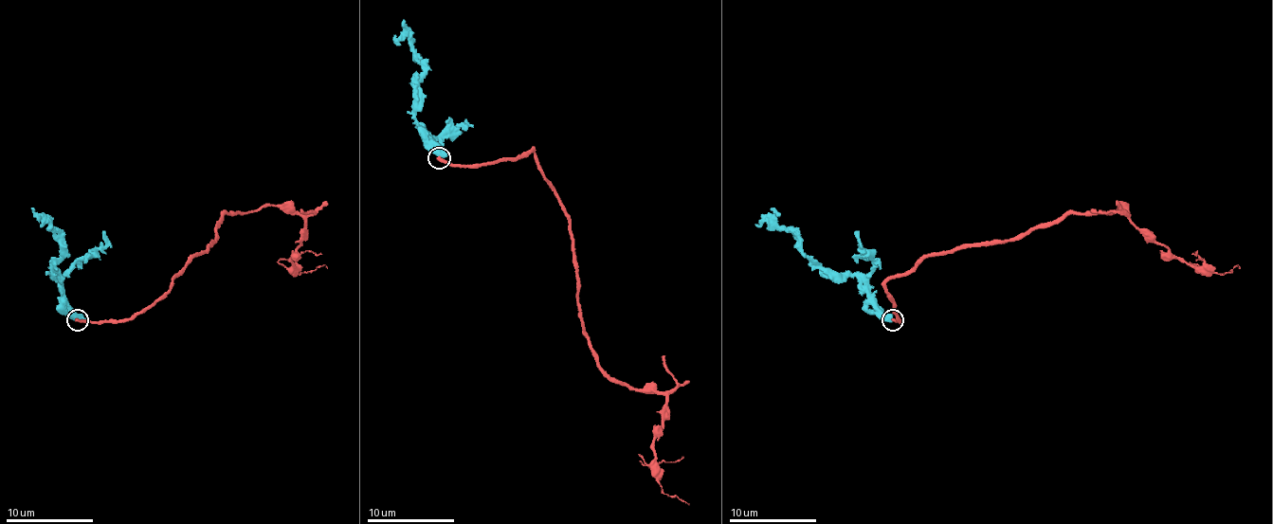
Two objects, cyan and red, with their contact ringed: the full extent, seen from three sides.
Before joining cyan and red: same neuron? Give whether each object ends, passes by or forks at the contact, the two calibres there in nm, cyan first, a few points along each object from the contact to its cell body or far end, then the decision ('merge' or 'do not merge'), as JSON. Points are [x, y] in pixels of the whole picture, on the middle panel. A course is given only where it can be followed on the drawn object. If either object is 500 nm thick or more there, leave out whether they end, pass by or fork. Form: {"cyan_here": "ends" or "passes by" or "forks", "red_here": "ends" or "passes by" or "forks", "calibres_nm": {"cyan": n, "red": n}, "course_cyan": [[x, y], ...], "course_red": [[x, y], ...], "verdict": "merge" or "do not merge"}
{"calibres_nm": {"cyan": 750, "red": 320}, "course_cyan": [[440, 155], [427, 143], [427, 132], [415, 118], [415, 92], [422, 62], [409, 38], [393, 35]], "course_red": [[440, 158], [452, 165], [536, 155], [569, 222], [595, 362], [632, 388], [665, 394], [656, 478], [689, 504]], "verdict": "do not merge"}

